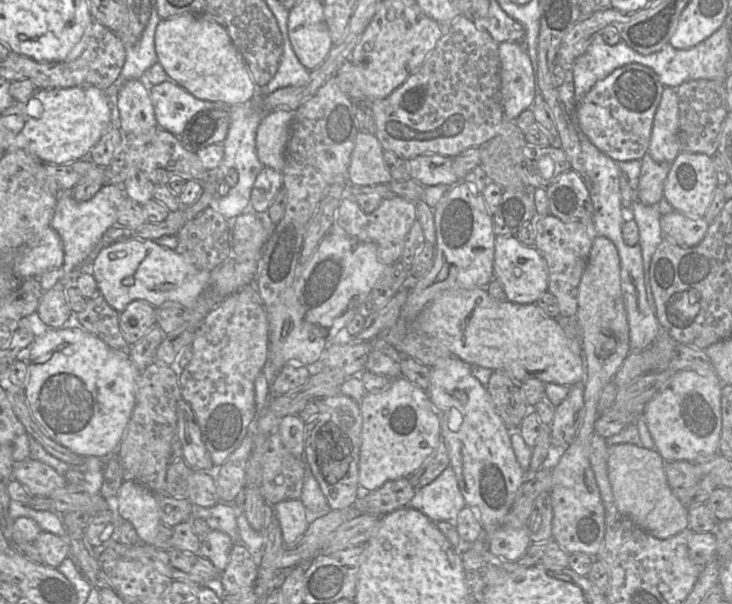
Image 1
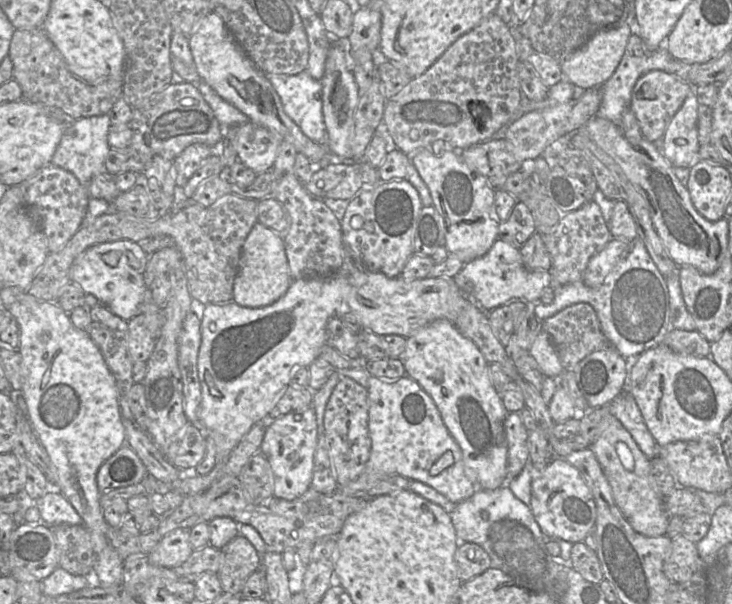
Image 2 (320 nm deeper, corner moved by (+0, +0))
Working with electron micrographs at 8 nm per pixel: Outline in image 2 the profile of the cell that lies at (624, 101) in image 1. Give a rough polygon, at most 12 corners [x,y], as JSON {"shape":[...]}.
{"shape":[[651,70],[633,87],[629,107],[643,138],[663,137],[693,88]]}

